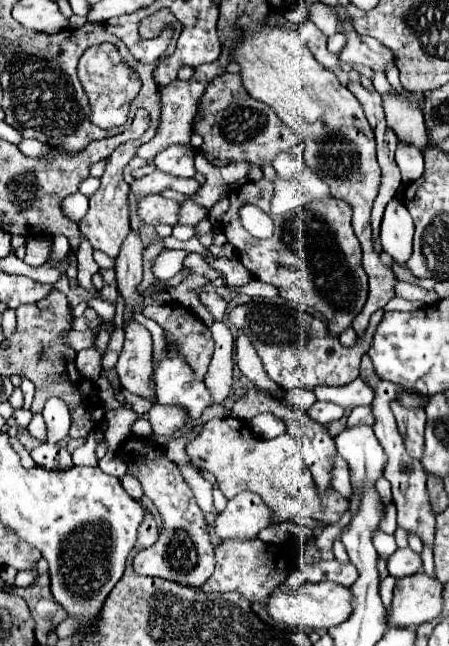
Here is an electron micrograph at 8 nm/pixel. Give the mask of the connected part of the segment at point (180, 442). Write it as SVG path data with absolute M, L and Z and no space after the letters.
M197 426L197 428L195 428L191 434L187 434L187 436L169 440L169 442L165 445L165 452L167 452L169 460L175 464L190 463L192 465L190 458L185 452L185 446L187 445L187 442L189 442L189 438L193 438L199 430L201 430L201 426Z

